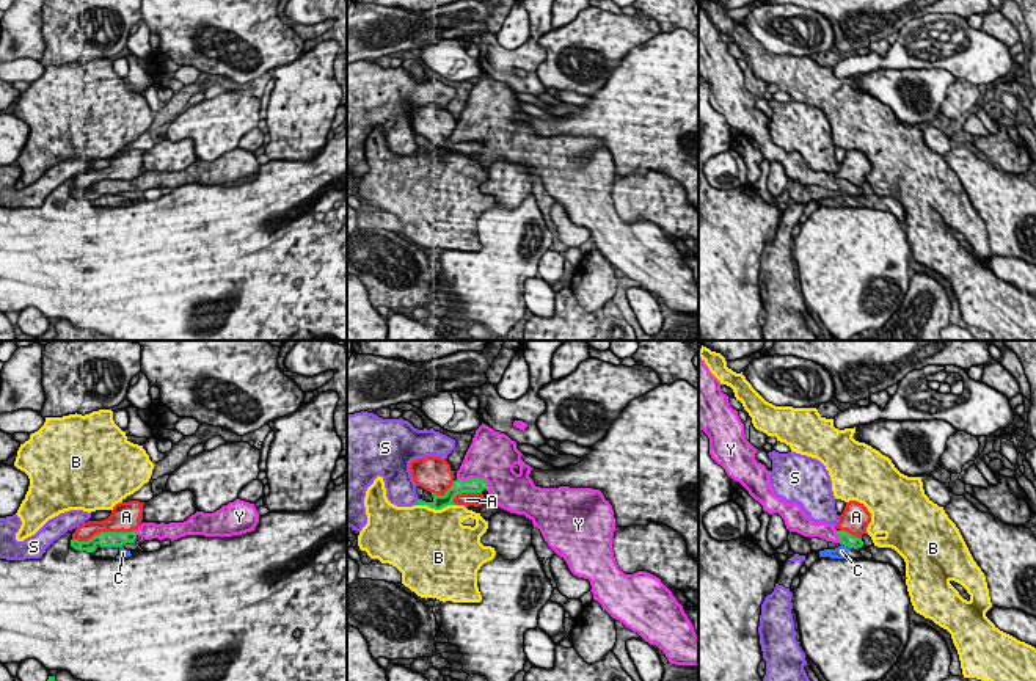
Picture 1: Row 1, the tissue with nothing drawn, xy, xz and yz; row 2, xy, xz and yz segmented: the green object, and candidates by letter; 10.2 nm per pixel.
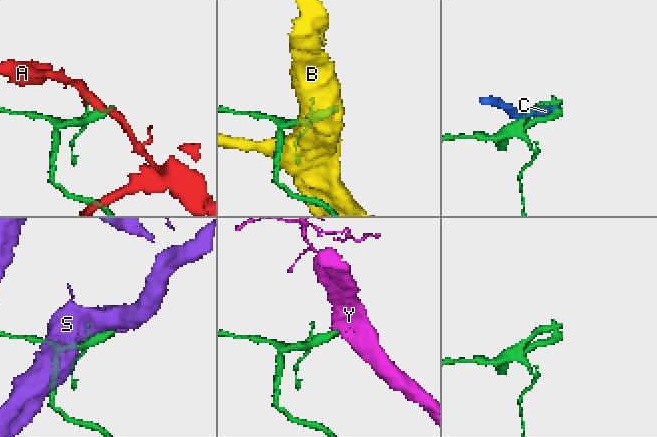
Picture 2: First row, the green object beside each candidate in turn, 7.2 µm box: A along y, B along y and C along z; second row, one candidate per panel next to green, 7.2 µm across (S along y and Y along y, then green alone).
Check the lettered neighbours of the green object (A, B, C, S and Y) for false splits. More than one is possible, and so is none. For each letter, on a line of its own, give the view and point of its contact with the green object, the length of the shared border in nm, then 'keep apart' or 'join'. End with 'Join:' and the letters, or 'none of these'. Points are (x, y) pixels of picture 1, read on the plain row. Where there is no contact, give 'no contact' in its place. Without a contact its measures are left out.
A: xy (104, 181) | 650 nm | keep apart
B: xz (437, 157) | 420 nm | keep apart
C: yz (846, 193) | 120 nm | keep apart
S: xz (418, 151) | 80 nm | keep apart
Y: xz (476, 127) | 360 nm | join
Join: Y

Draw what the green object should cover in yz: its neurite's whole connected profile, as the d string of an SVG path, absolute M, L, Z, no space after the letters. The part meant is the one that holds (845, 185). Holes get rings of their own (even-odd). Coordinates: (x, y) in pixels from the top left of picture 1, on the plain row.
M699 5L699 77L710 86L710 104L727 124L739 130L769 163L779 162L790 180L804 185L819 185L826 190L859 198L862 187L846 179L837 179L826 171L813 171L797 151L786 152L772 141L771 119L755 108L757 97L746 88L744 72L728 52L720 30Z

